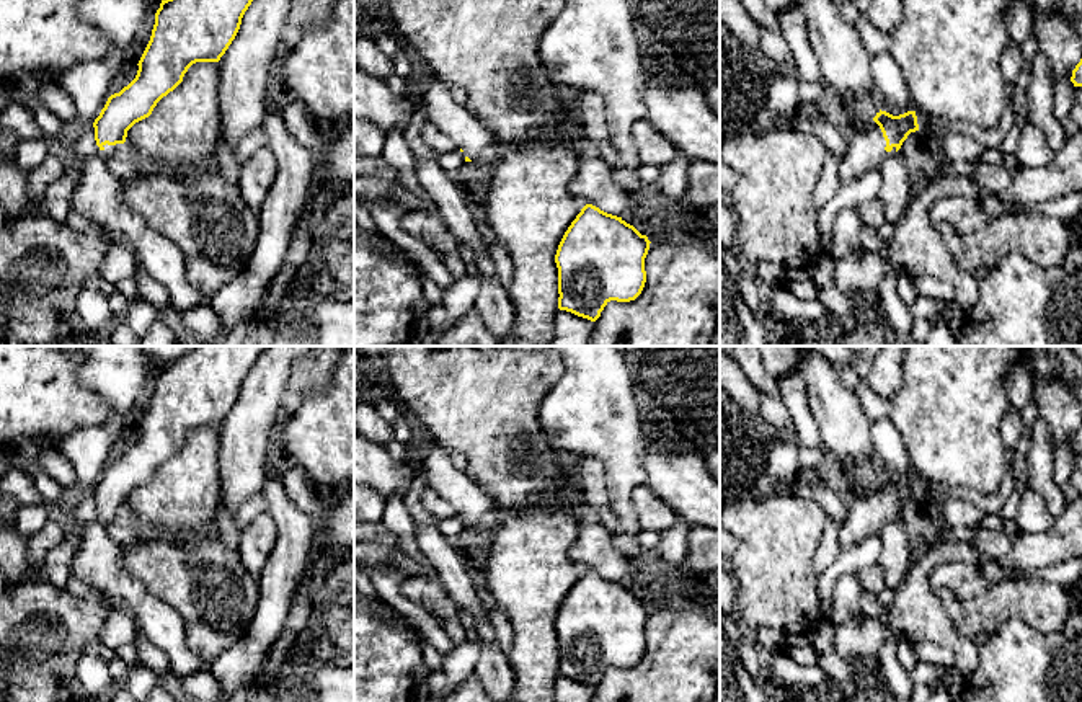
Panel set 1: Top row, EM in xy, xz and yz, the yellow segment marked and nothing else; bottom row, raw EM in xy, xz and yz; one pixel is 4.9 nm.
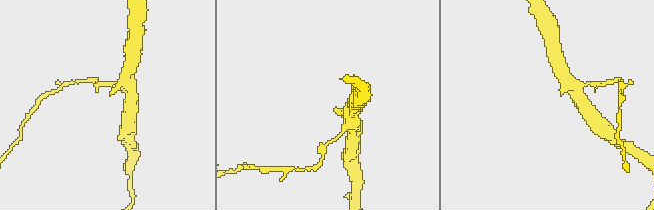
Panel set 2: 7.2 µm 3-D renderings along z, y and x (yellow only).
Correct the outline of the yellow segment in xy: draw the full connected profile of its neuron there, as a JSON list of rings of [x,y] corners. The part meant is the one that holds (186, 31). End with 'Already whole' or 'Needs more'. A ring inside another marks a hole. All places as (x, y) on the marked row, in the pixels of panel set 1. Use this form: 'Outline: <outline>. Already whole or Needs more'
Outline: [[[162,0],[135,78],[95,119],[98,157],[124,150],[127,131],[149,118],[196,62],[219,62],[253,0]]]. Needs more

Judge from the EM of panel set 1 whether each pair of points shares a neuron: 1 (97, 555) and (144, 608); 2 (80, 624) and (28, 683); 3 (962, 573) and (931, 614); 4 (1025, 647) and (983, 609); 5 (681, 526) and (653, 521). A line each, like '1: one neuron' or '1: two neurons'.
1: one neuron
2: one neuron
3: two neurons
4: two neurons
5: two neurons

